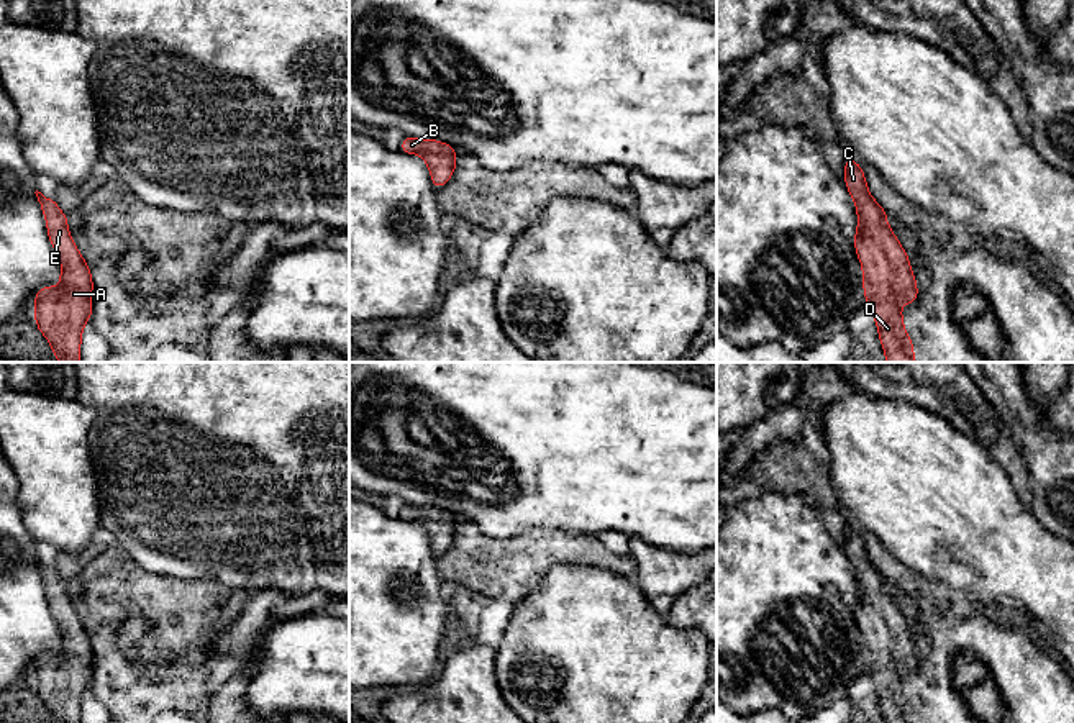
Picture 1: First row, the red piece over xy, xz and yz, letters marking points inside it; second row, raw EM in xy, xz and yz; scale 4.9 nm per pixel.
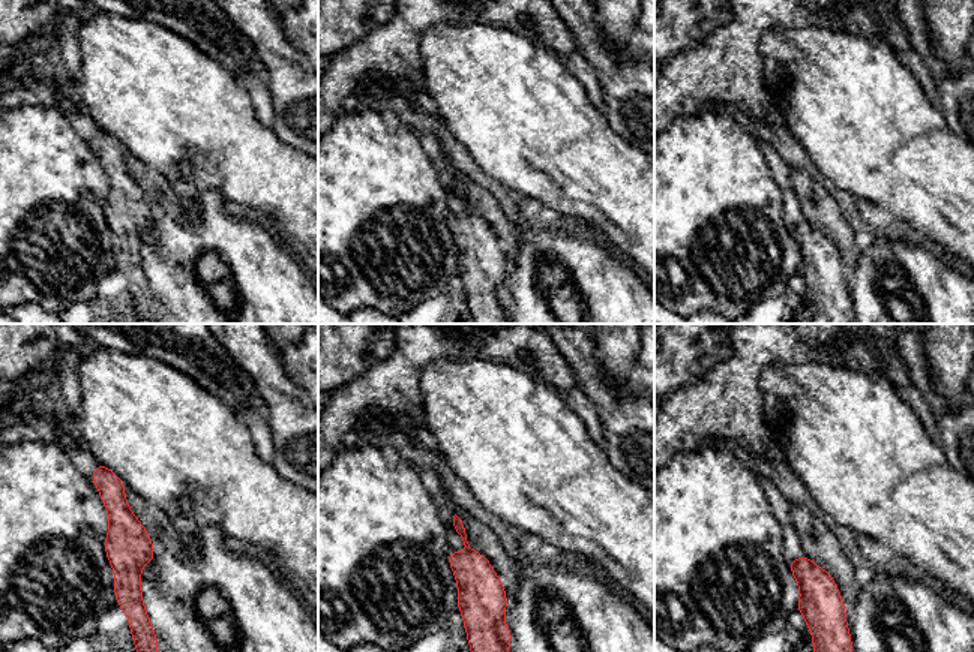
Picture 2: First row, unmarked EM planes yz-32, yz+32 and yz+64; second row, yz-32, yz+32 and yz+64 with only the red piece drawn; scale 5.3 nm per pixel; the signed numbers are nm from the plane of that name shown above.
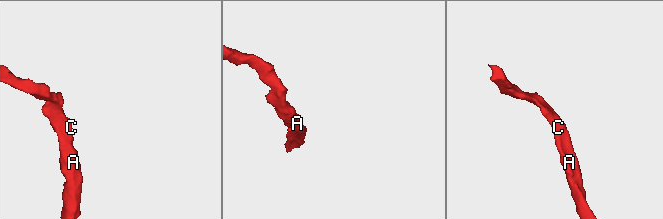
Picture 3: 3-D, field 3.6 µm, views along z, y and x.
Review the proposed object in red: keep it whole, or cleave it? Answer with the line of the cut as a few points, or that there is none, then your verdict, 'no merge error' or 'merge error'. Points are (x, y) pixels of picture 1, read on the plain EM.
no cut | no merge error

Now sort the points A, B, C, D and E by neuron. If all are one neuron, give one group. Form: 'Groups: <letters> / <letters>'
Groups: A B C D E

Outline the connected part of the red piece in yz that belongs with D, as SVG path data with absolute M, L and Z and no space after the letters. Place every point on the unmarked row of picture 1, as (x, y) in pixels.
M844 525L844 551L856 571L854 616L862 633L866 672L872 677L885 723L913 723L900 671L918 666L908 623L887 592L884 575L871 564L861 533Z

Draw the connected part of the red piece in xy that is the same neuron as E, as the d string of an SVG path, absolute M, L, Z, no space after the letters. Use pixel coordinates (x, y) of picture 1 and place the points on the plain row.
M34 559L43 575L48 603L61 625L61 653L36 659L34 685L54 723L80 723L82 695L92 685L90 662L93 649L85 626L71 607L67 582L56 567Z

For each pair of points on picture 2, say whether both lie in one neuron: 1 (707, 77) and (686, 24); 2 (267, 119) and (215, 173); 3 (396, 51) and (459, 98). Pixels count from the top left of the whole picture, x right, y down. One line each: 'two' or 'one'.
1: two
2: two
3: two

